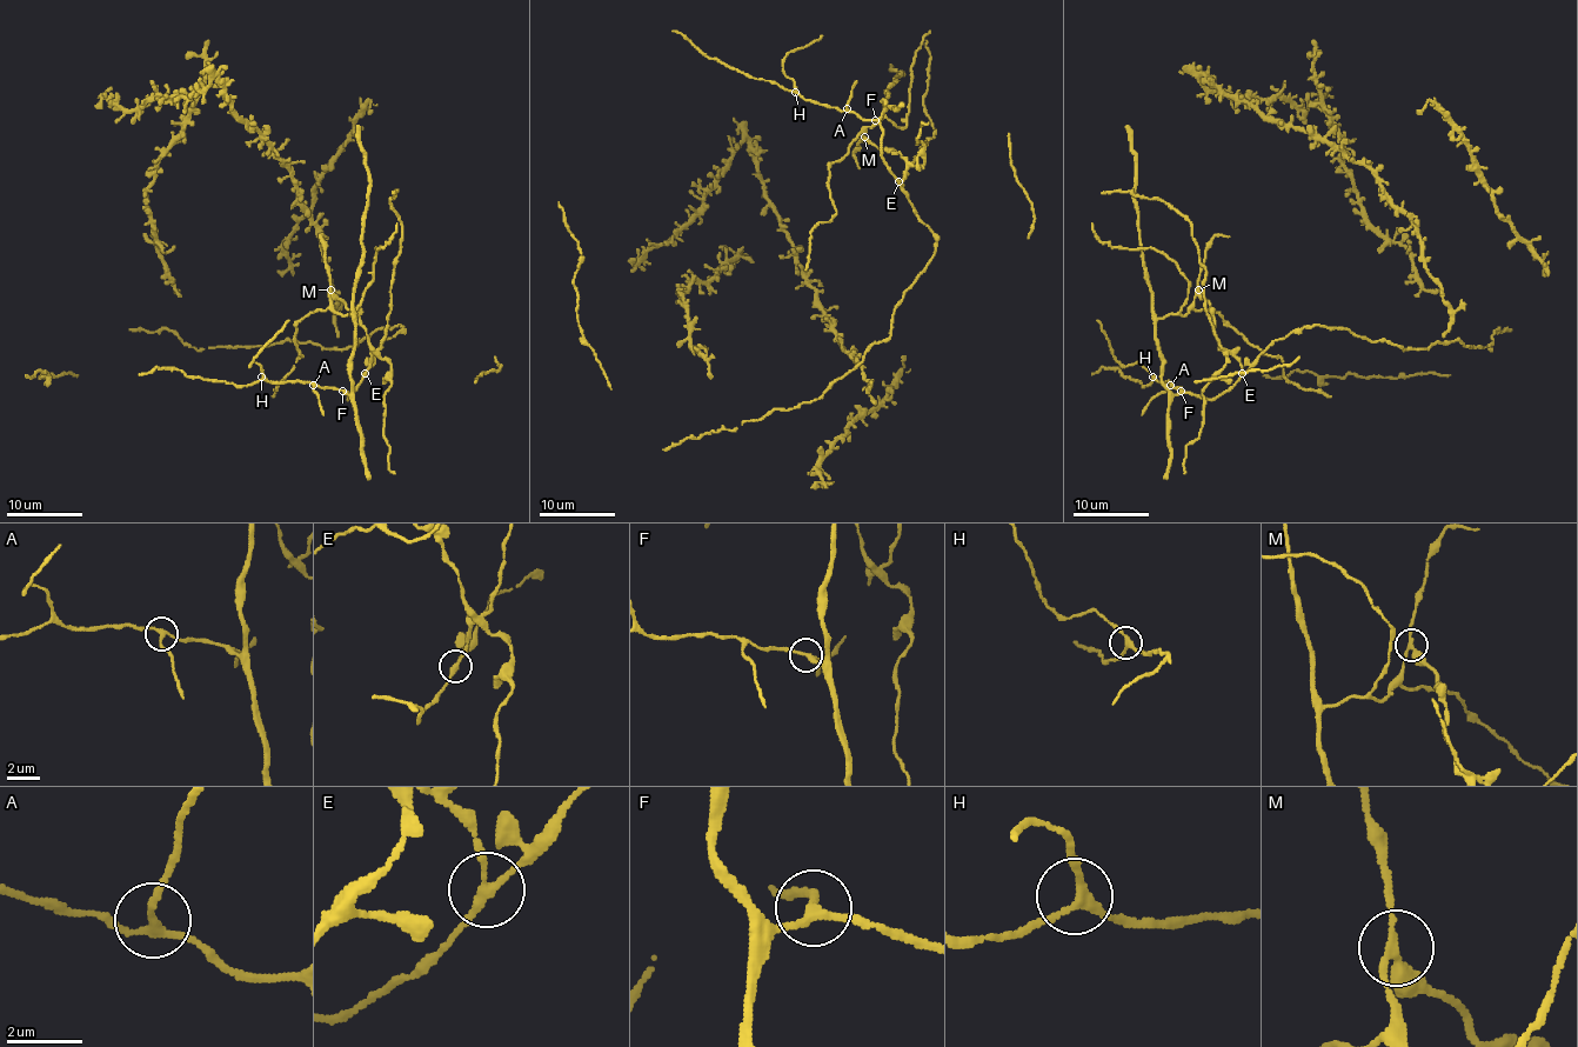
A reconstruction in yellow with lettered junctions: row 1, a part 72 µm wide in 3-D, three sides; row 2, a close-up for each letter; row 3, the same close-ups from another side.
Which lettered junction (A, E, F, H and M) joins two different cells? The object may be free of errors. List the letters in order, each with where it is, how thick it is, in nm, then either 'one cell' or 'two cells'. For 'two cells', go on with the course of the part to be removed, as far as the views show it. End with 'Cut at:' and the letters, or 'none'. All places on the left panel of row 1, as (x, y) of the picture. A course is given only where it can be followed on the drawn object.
A: at (313, 385); 180 nm thick; one cell
E: at (365, 373); 190 nm thick; one cell
F: at (342, 391); 220 nm thick; one cell
H: at (261, 377); 200 nm thick; one cell
M: at (331, 289); 240 nm thick; two cells; foreign part runs (331, 289), (359, 318), (370, 346), (388, 361), (389, 385), (383, 434), (389, 446), (388, 461), (395, 473)
Cut at: M

